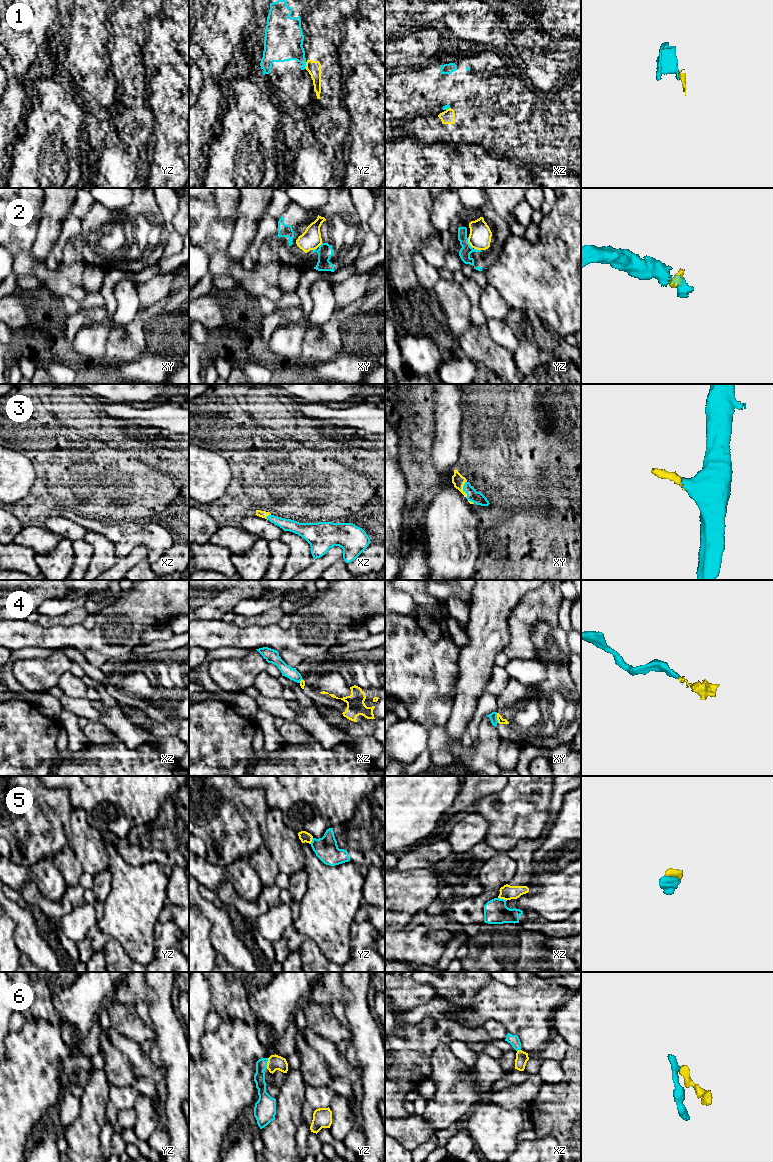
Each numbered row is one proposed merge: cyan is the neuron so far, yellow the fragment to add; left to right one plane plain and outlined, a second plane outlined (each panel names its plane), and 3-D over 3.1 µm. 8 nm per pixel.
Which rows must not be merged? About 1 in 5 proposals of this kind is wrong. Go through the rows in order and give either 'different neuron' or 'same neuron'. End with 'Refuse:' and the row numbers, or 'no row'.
1: same neuron
2: same neuron
3: same neuron
4: same neuron
5: same neuron
6: same neuron
Refuse: no row

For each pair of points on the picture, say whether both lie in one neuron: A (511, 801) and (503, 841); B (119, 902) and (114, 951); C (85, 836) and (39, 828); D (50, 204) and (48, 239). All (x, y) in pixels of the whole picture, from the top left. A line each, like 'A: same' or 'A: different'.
A: same
B: different
C: different
D: same

